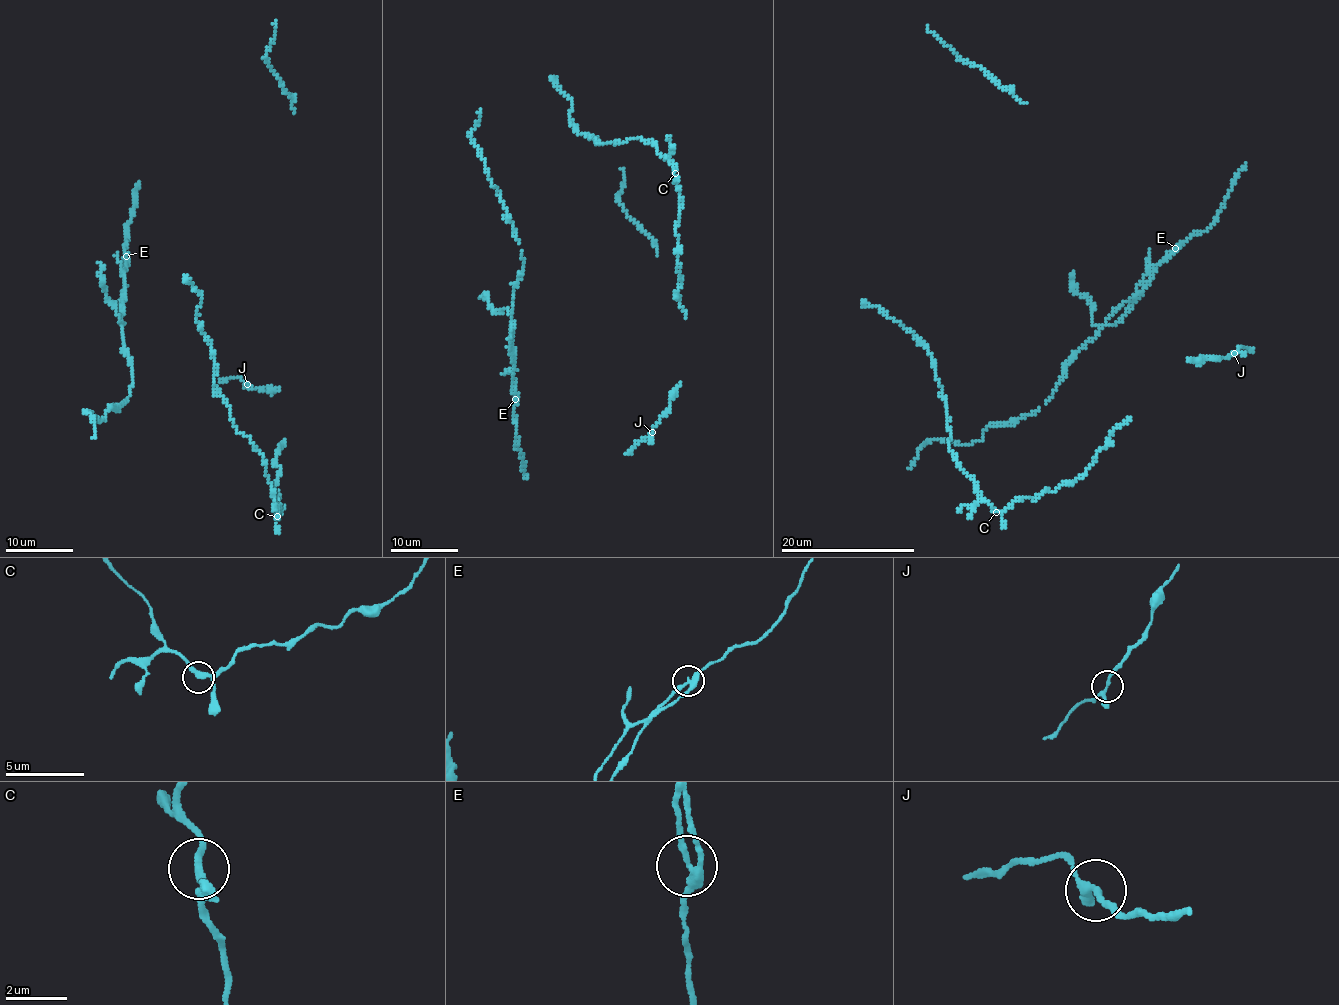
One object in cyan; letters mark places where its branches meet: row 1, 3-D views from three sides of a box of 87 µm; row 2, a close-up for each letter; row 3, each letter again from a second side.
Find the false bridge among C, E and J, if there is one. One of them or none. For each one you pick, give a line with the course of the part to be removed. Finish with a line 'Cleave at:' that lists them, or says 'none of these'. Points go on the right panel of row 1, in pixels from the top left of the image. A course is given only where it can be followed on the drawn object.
E: Course of the part to remove: (1174, 249), (1159, 264), (1128, 311), (1113, 324), (1093, 323), (1092, 304), (1076, 292), (1074, 271)
Cleave at: E

